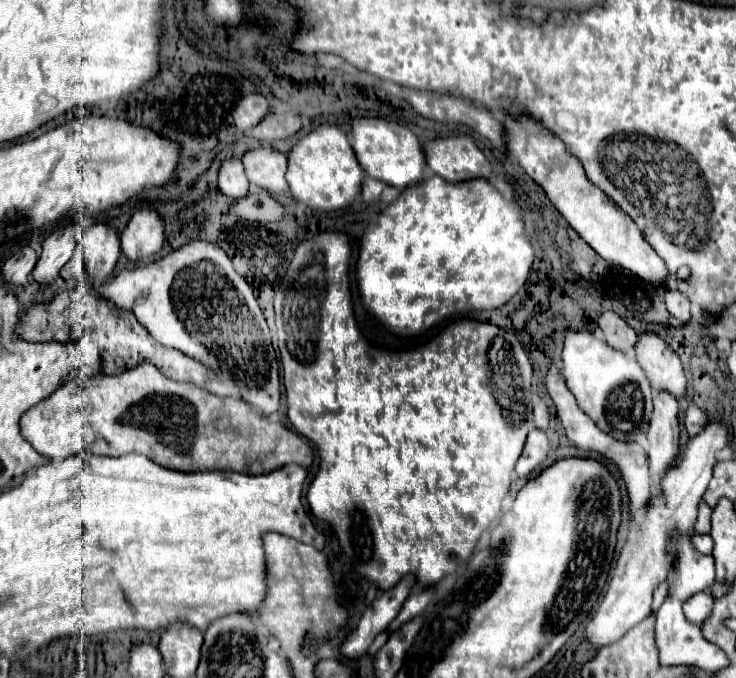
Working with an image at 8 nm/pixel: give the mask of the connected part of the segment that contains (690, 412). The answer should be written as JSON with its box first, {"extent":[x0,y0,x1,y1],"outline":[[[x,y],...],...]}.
{"extent":[684,404,706,436],"outline":[[[690,404],[686,408],[686,414],[684,414],[684,426],[686,426],[690,436],[696,436],[706,426],[706,414],[698,406]]]}

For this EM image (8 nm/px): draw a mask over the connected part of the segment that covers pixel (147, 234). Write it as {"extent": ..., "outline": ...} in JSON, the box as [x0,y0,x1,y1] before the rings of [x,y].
{"extent":[120,208,164,258],"outline":[[[136,208],[128,226],[120,234],[122,252],[126,258],[146,258],[156,254],[164,242],[164,222],[158,212],[148,208]]]}

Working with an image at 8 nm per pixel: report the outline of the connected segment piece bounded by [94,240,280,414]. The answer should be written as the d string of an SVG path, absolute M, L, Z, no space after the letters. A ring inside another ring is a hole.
M192 240L156 262L120 270L94 290L116 306L134 312L160 344L200 360L216 378L232 380L242 388L242 398L262 414L278 410L280 380L270 330L252 286L234 270L222 248L206 240Z

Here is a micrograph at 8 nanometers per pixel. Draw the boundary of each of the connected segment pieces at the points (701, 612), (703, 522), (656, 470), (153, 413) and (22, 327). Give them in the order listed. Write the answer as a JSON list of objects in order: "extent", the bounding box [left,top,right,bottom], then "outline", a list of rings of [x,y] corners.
[{"extent":[683,593,714,624],"outline":[[[697,593],[684,602],[683,612],[690,622],[702,624],[710,616],[712,604],[714,604],[714,598],[710,598],[710,594]]]},{"extent":[694,500,712,532],"outline":[[[704,500],[700,502],[700,512],[698,512],[698,520],[694,524],[694,532],[710,532],[710,516],[712,516],[712,508],[708,508],[708,504],[704,504]]]},{"extent":[648,392,678,490],"outline":[[[670,392],[654,394],[654,410],[648,426],[648,460],[652,490],[660,488],[660,478],[678,456],[678,402]]]},{"extent":[20,364,314,474],"outline":[[[138,364],[132,370],[112,376],[76,378],[66,386],[60,386],[52,396],[24,412],[20,418],[20,432],[40,456],[52,460],[68,458],[84,450],[98,456],[124,456],[138,452],[160,466],[180,472],[202,472],[216,466],[216,470],[236,470],[242,474],[266,474],[284,464],[306,464],[308,468],[314,462],[312,446],[284,424],[268,422],[264,416],[252,412],[244,400],[222,398],[196,384],[168,380],[154,364]]]},{"extent":[16,304,54,342],"outline":[[[52,304],[30,306],[16,324],[16,336],[30,342],[50,342],[54,336],[54,324],[48,308],[52,308]]]}]

